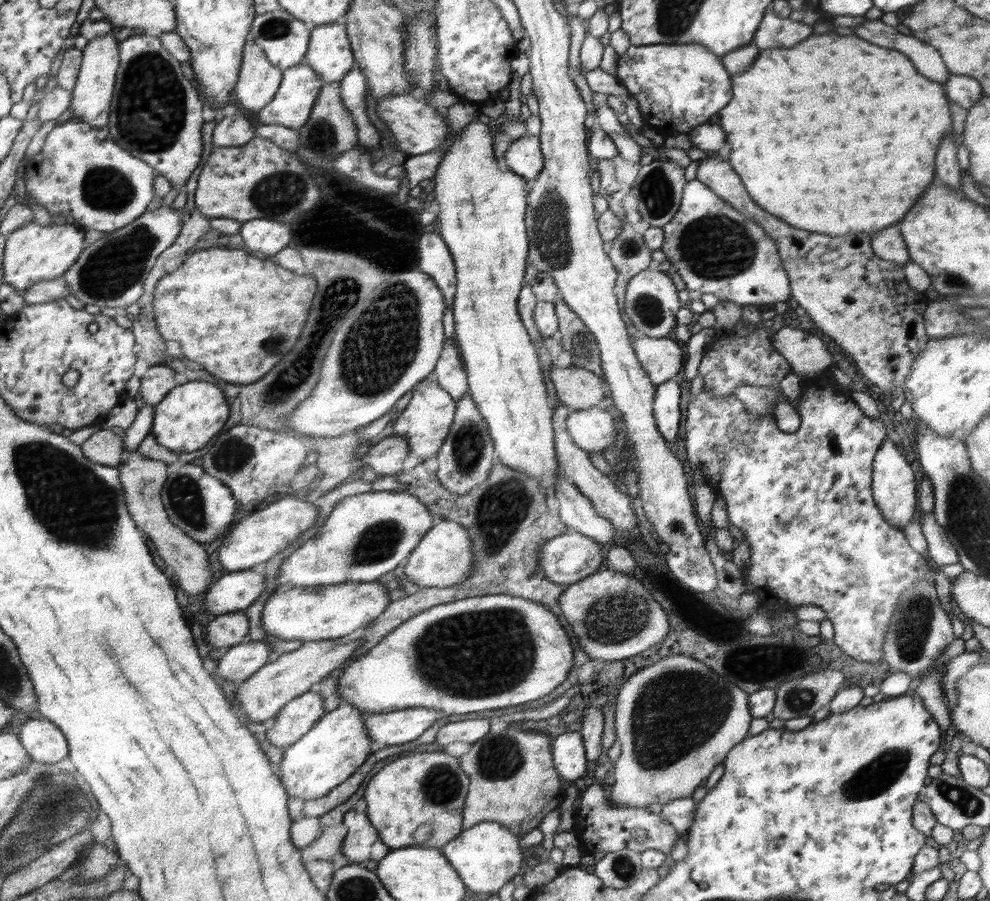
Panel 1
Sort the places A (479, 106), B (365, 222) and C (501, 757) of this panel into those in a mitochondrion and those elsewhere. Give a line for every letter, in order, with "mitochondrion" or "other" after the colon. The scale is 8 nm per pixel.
A: other
B: other
C: mitochondrion

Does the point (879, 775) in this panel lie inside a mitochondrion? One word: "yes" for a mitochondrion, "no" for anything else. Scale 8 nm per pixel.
yes

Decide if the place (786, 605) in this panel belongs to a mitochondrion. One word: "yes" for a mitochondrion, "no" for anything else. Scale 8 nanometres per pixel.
no

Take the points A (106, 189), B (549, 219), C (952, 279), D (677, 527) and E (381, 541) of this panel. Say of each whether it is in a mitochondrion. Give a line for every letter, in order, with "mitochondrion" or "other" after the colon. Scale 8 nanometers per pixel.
A: mitochondrion
B: mitochondrion
C: mitochondrion
D: other
E: mitochondrion

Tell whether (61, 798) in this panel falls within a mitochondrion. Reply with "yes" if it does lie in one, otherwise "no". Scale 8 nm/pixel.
yes

